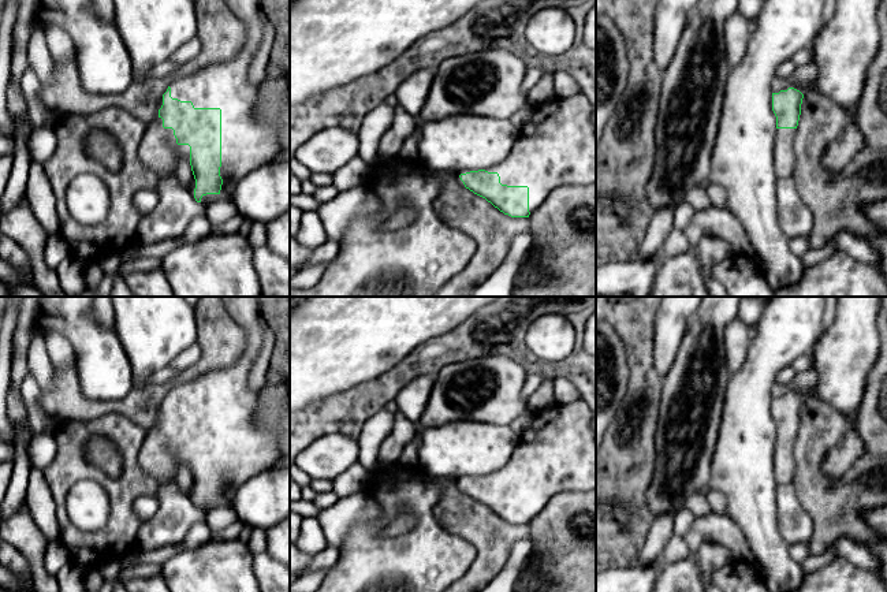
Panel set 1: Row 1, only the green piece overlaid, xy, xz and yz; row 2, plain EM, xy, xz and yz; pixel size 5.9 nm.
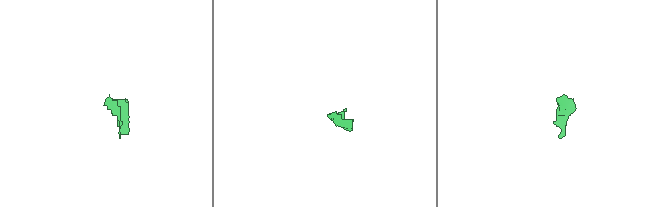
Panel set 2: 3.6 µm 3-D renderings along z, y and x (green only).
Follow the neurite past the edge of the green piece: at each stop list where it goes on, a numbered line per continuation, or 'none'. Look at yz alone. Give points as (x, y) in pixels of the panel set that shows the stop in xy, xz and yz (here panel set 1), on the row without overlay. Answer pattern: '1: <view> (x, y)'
1: yz (785, 464)

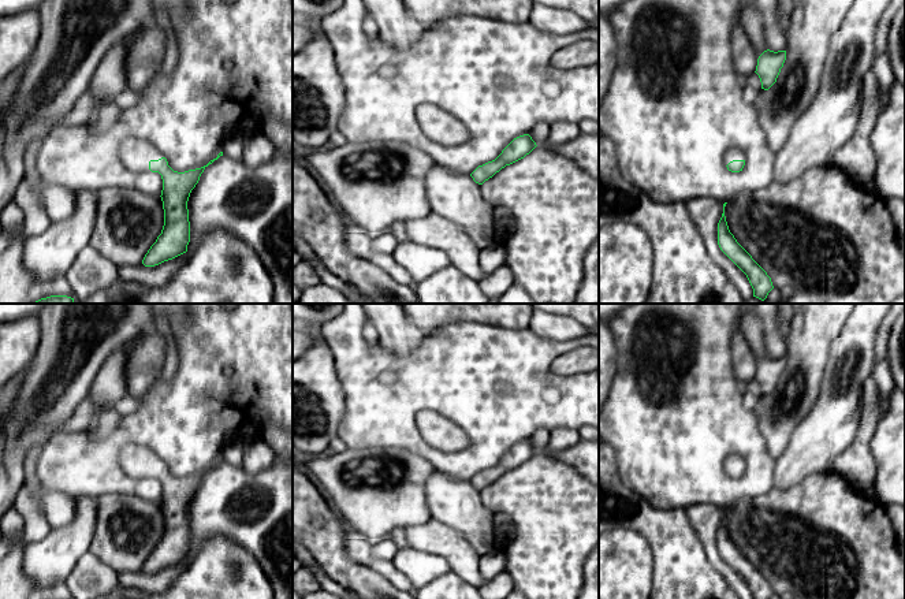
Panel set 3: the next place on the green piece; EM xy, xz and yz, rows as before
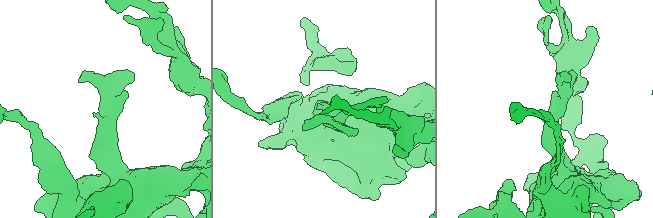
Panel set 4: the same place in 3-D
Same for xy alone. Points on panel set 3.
1: xy (134, 460)

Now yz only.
1: yz (734, 460)

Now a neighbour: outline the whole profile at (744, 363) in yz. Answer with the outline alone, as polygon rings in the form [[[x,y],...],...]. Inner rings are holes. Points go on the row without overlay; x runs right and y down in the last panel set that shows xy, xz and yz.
[[[741,331],[731,338],[731,367],[737,382],[744,387],[756,377],[759,361]]]

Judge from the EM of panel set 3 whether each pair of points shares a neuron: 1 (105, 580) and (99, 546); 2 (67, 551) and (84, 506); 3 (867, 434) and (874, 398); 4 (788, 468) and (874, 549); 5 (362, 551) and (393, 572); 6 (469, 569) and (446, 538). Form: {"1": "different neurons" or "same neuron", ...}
{"1": "different neurons", "2": "same neuron", "3": "same neuron", "4": "different neurons", "5": "same neuron", "6": "same neuron"}

